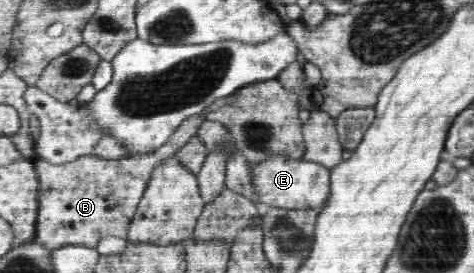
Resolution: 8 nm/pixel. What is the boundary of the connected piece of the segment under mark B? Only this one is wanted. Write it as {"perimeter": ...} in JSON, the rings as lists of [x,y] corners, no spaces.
{"perimeter":[[[200,113],[189,116],[178,127],[164,146],[150,154],[104,160],[86,155],[76,160],[54,165],[47,160],[34,159],[39,182],[39,206],[36,220],[36,240],[46,248],[55,249],[66,245],[84,245],[96,248],[105,236],[127,238],[128,226],[144,196],[152,171],[164,159],[174,157],[204,122]]]}

